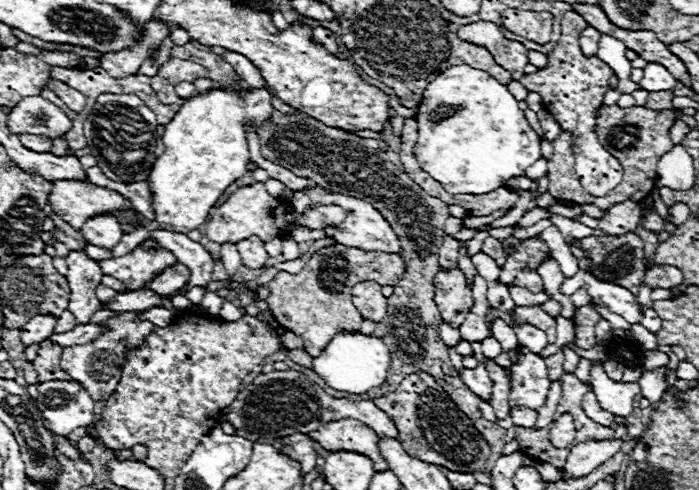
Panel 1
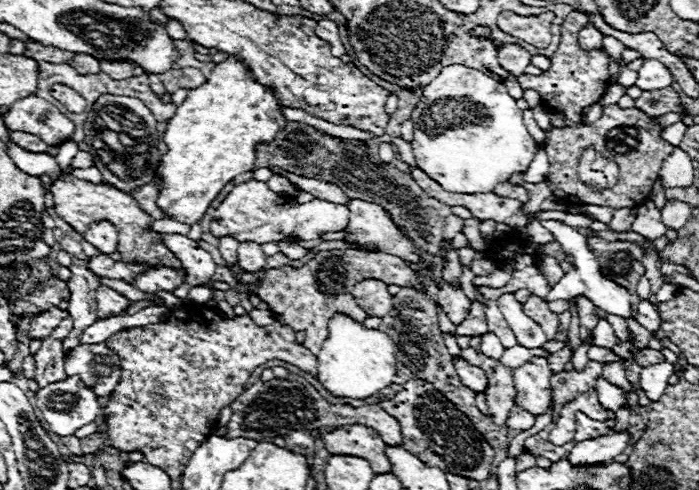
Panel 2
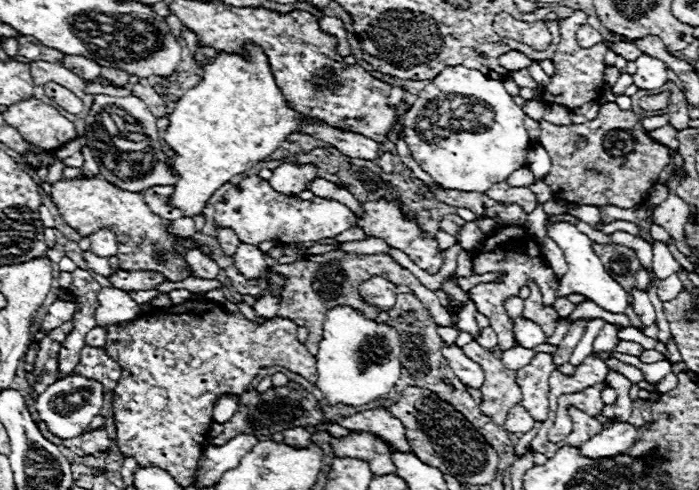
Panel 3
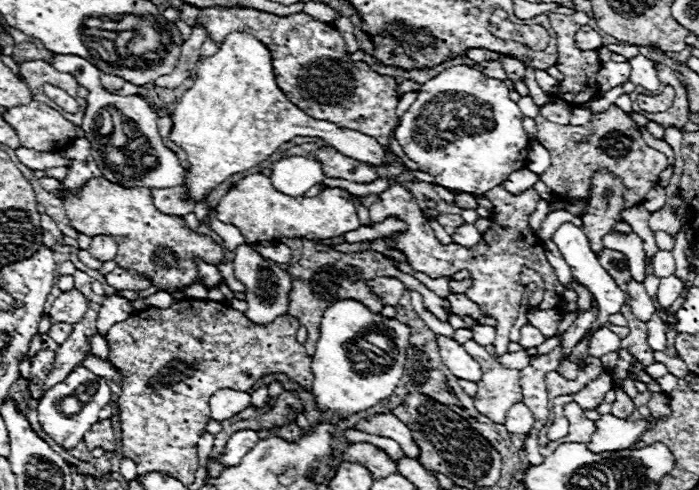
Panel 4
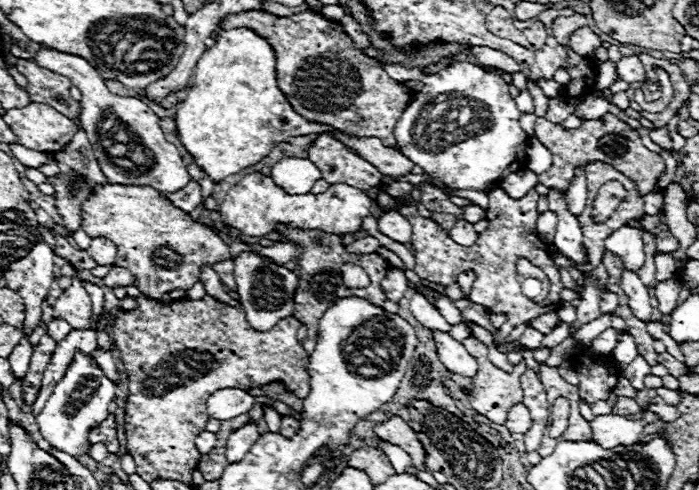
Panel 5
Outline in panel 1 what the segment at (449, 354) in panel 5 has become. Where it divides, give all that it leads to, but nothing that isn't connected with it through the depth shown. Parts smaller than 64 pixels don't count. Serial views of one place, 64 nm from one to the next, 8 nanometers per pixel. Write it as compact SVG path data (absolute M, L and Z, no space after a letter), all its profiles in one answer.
M478 364L474 370L464 368L464 372L460 374L462 382L482 400L482 402L490 402L490 394L492 394L492 380L488 376L488 370L484 368L484 364Z

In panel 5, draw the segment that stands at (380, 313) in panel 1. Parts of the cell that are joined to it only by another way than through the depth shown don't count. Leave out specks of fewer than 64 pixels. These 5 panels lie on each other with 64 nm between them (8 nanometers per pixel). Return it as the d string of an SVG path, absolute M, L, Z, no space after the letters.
M390 268L386 278L380 282L380 288L382 292L386 294L386 300L392 300L392 302L400 302L404 292L408 290L408 278L402 270L396 270L396 268Z

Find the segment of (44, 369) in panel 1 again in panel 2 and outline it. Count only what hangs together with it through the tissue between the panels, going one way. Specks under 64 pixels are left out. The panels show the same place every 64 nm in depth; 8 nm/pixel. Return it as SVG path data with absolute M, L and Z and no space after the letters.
M44 338L42 340L42 348L36 352L34 360L36 360L36 376L34 380L38 382L38 386L46 386L50 382L58 382L68 378L64 372L64 364L62 364L62 342L54 340L54 338Z

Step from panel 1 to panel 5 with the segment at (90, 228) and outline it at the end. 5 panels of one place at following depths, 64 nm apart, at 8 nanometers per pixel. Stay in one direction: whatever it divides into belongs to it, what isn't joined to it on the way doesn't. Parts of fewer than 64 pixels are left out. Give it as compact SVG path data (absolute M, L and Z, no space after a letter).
M94 238L90 248L86 250L100 266L104 264L112 264L116 258L116 246L112 246L112 242L108 242L108 238Z

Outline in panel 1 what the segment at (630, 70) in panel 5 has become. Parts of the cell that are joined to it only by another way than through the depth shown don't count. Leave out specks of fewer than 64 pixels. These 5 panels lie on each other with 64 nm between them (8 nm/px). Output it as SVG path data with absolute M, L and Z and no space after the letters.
M648 62L648 66L644 68L644 78L640 80L640 86L648 92L674 90L676 84L678 84L678 80L664 66L654 64L654 62Z

